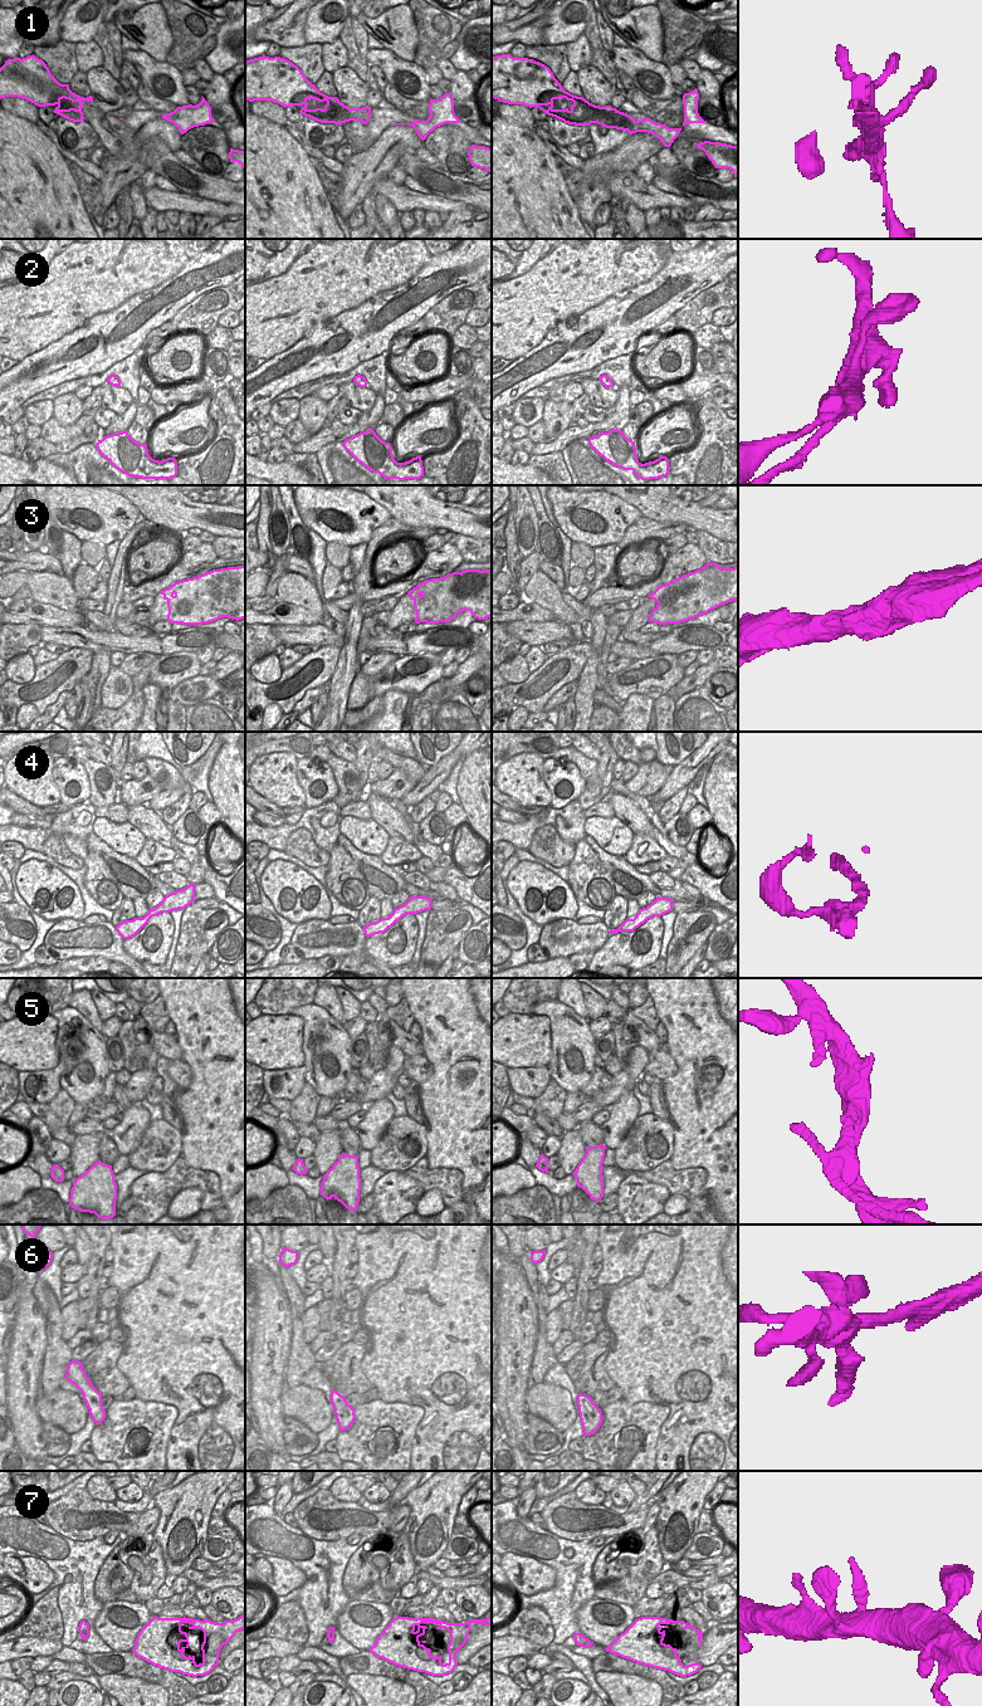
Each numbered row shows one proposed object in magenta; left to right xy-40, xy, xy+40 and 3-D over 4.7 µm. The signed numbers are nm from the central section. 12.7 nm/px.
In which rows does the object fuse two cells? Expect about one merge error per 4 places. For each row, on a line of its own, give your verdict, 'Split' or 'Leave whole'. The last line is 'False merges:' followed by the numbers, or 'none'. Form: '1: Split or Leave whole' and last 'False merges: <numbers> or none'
1: Leave whole
2: Leave whole
3: Split
4: Leave whole
5: Split
6: Leave whole
7: Leave whole
False merges: 3, 5.

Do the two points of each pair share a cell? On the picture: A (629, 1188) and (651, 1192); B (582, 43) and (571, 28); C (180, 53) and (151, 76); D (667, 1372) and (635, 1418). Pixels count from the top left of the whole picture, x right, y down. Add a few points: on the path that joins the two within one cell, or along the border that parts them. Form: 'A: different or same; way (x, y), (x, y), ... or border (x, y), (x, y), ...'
A: same; way (634, 1191), (646, 1191)
B: different; border (584, 32), (575, 40), (566, 44)
C: different; border (165, 62), (174, 66), (181, 73)
D: different; border (623, 1398), (667, 1406), (670, 1412)

